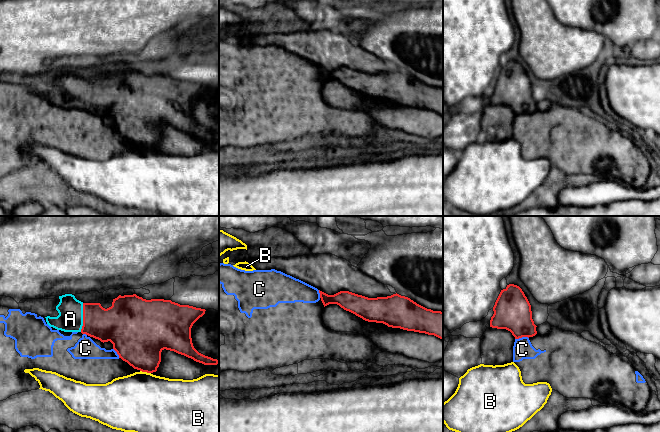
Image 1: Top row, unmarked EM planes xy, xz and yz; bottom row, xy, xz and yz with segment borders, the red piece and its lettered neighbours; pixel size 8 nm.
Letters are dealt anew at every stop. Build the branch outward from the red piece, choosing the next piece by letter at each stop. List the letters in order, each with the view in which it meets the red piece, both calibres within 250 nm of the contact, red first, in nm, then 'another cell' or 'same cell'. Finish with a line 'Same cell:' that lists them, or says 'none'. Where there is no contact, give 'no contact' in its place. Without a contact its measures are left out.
A: meets red in xy; 280 nm thick on the red side, 200 nm on the other; same cell
B: meets red in xy; 400 nm thick on the red side, 480 nm on the other; another cell
C: meets red in yz; 300 nm thick on the red side, 160 nm on the other; another cell
Same cell: A

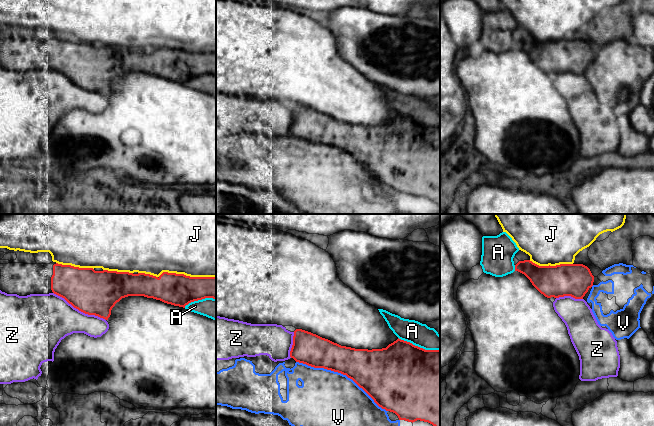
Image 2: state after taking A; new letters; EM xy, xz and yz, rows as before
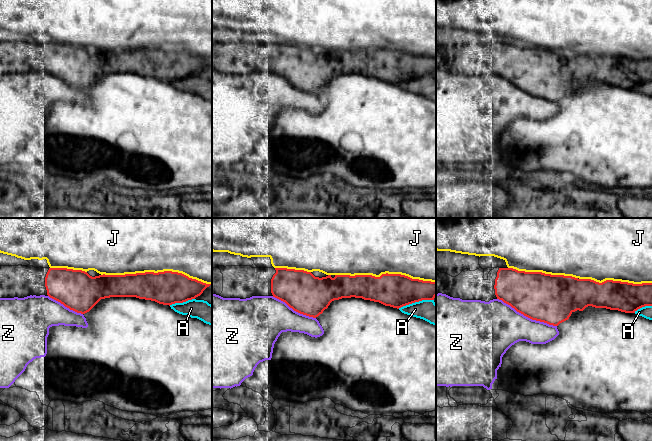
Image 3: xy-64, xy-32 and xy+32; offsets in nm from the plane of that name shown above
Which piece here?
A: meets red in xz; 500 nm thick on the red side, 180 nm on the other; another cell
J: meets red in xy; 260 nm thick on the red side, 440 nm on the other; another cell
V: meets red in xz; 340 nm thick on the red side, 480 nm on the other; another cell
Z: meets red in xy; 360 nm thick on the red side, 400 nm on the other; another cell
Same cell: none

